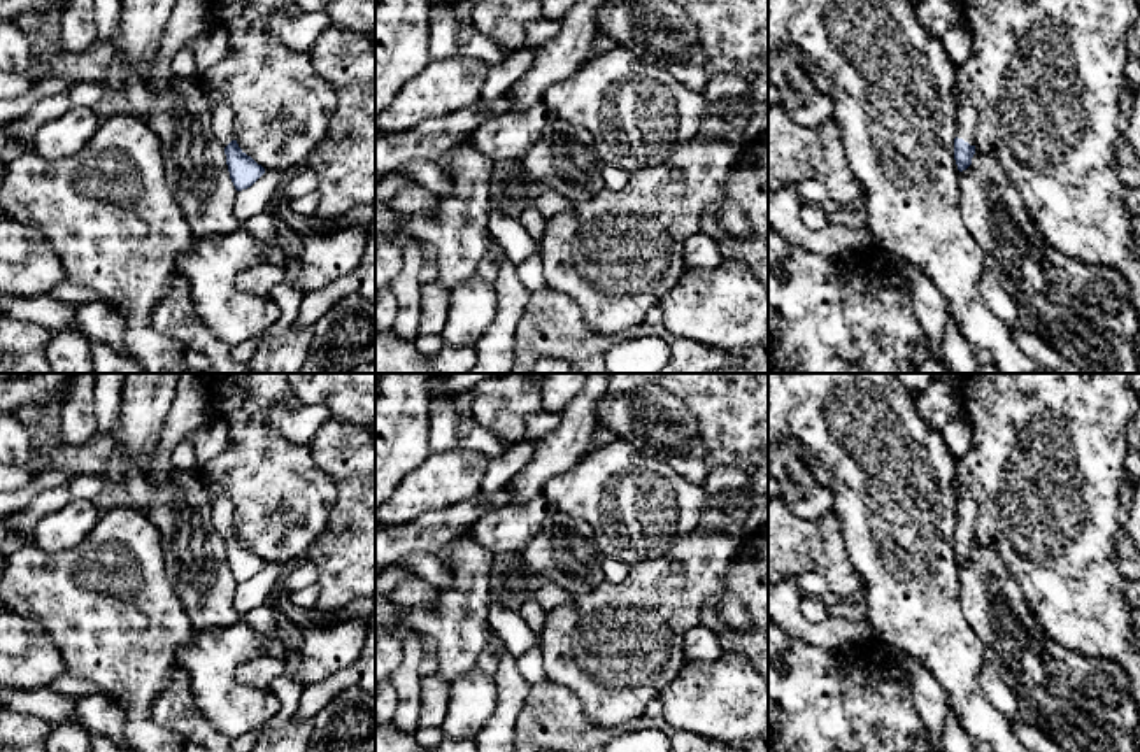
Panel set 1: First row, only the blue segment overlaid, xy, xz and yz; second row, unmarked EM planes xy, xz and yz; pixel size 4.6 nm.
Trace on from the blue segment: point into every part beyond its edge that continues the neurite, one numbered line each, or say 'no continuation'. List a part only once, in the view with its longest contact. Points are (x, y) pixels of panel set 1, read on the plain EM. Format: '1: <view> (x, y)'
1: yz (967, 510)

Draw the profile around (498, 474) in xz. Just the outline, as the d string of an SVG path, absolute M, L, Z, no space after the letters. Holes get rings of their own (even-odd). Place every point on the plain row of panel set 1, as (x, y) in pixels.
M535 440L509 445L500 459L489 461L477 496L489 498L503 489L510 479L528 465L528 461L535 456L535 450Z

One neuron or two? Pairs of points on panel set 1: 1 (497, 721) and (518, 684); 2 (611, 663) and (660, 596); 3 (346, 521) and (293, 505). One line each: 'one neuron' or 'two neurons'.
1: one neuron
2: one neuron
3: two neurons

